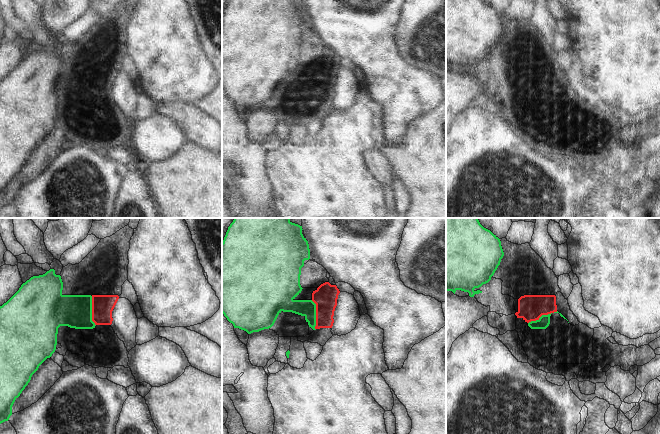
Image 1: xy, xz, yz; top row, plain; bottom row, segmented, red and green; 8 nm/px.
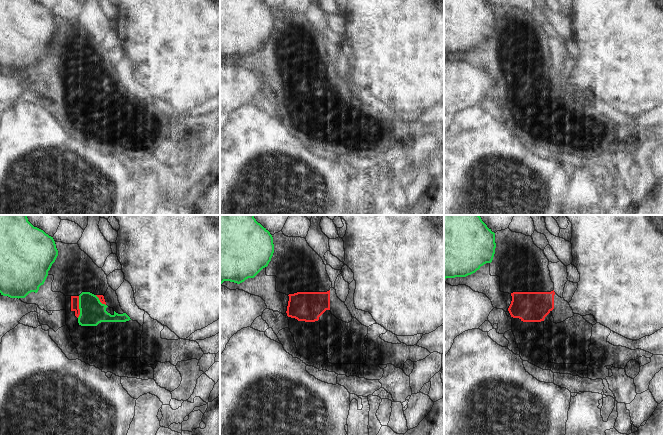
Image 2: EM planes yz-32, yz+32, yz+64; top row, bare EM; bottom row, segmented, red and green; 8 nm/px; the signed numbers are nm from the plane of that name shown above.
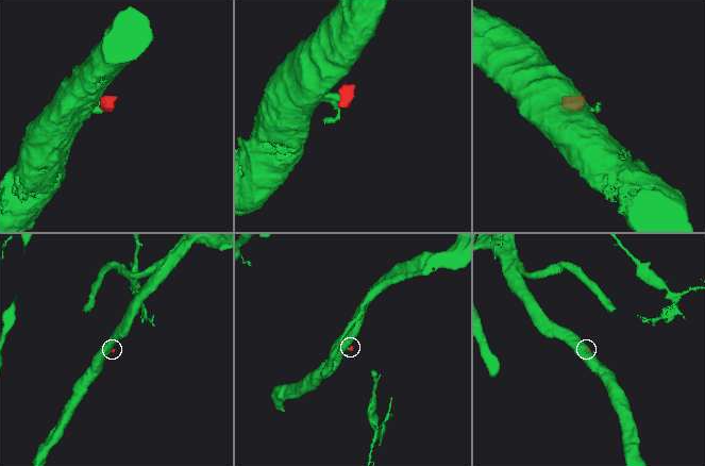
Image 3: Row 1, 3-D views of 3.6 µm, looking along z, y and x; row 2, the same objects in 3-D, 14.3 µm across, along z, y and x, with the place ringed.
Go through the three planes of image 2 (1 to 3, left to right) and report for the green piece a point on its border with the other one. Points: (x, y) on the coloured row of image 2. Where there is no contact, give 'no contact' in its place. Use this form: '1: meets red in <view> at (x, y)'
1: meets red in yz-32 at (78, 307)
2: no contact
3: no contact

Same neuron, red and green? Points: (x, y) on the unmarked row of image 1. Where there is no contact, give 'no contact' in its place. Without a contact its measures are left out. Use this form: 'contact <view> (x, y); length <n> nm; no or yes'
contact xy (92, 87); length 240 nm; no

